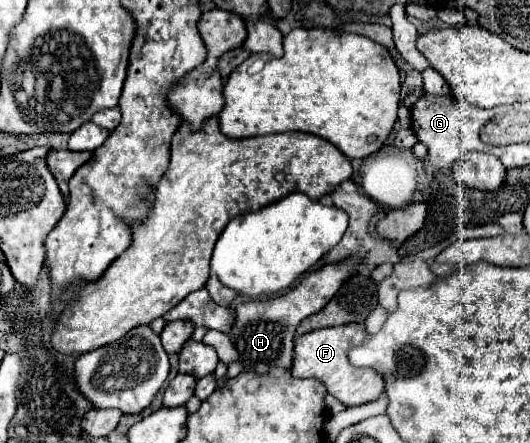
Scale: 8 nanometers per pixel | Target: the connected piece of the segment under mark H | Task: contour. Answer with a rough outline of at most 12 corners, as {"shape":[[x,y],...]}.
{"shape":[[358,261],[326,265],[288,293],[236,305],[230,333],[208,331],[220,361],[258,375],[292,365],[302,319]]}

